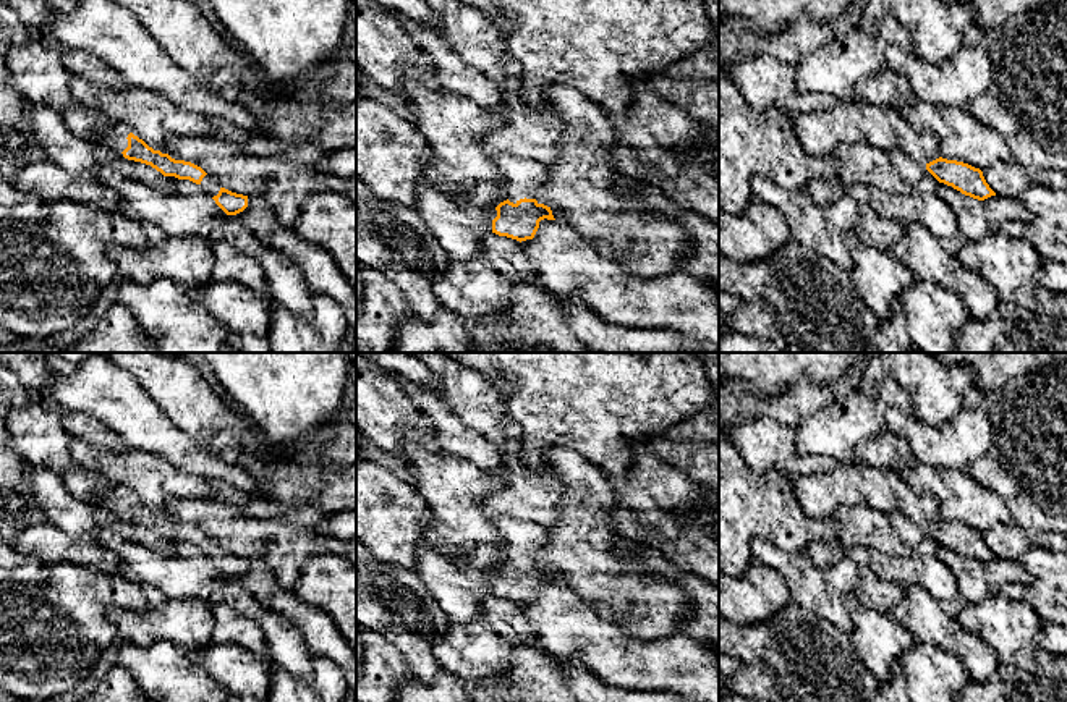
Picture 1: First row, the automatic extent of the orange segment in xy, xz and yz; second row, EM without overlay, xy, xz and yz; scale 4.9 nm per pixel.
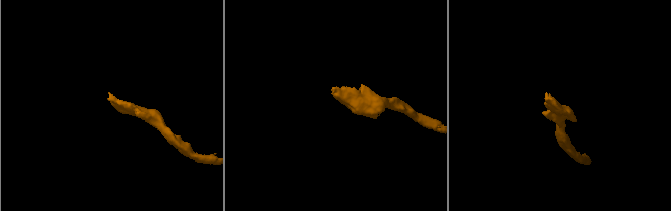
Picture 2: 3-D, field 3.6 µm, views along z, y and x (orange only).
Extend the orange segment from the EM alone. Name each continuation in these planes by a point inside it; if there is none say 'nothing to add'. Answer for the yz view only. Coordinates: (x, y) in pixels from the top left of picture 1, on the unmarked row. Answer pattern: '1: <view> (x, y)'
1: yz (909, 531)

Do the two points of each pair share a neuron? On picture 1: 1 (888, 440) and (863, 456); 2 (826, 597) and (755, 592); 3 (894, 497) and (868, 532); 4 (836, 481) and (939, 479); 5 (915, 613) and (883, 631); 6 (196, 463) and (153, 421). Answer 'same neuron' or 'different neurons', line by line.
1: same neuron
2: different neurons
3: different neurons
4: different neurons
5: different neurons
6: same neuron

